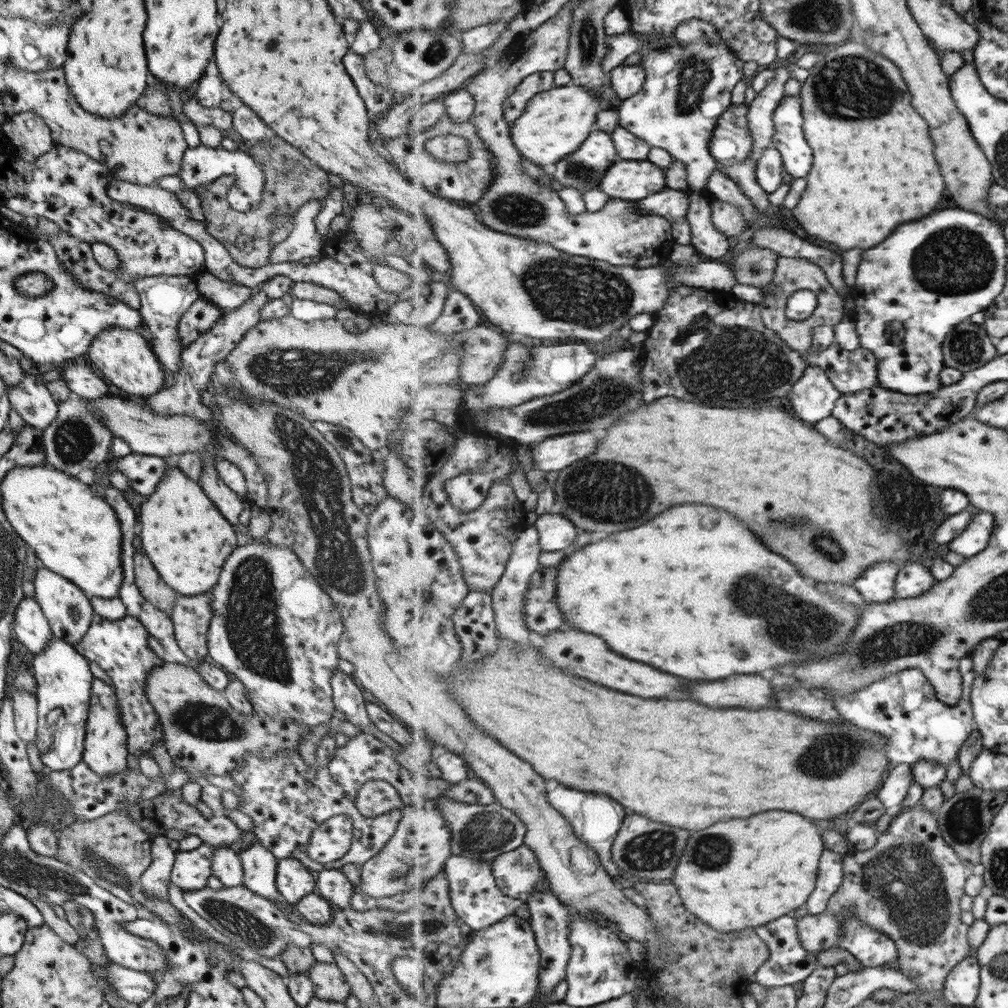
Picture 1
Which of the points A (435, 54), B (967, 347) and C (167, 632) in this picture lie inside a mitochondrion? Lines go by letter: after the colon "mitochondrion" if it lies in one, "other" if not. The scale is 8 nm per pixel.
A: mitochondrion
B: mitochondrion
C: other

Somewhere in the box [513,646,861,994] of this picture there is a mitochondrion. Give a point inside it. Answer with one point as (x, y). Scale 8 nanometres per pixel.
(654, 850)

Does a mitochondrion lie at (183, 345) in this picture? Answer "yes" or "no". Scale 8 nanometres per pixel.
no

